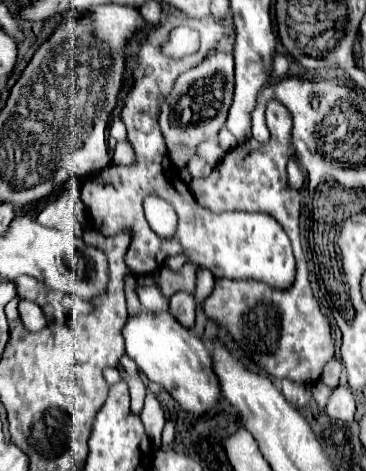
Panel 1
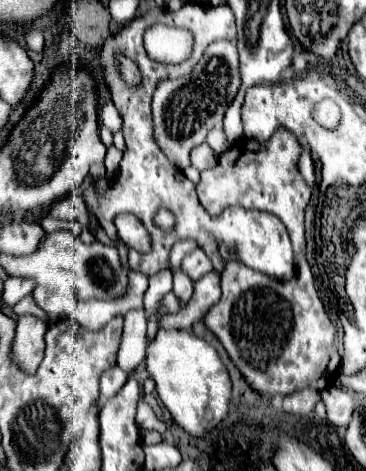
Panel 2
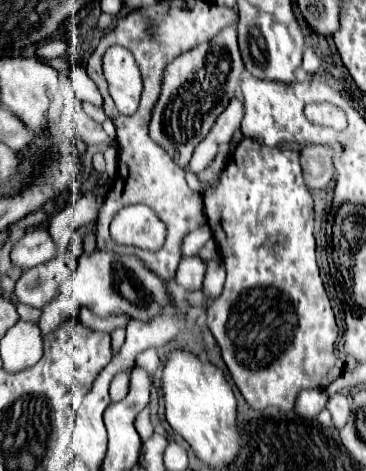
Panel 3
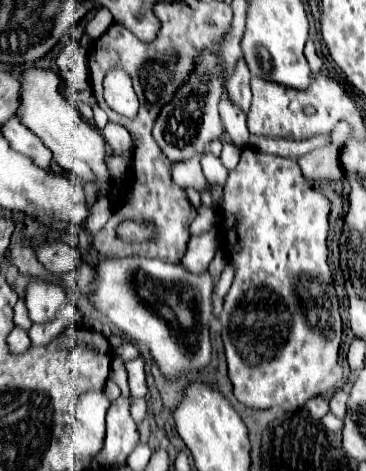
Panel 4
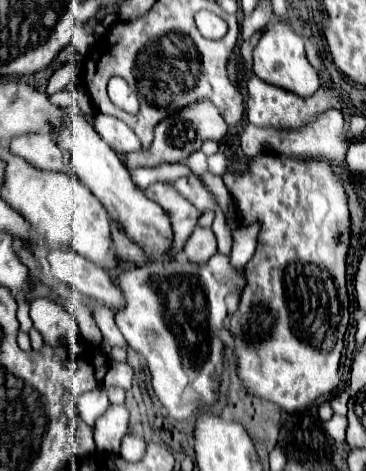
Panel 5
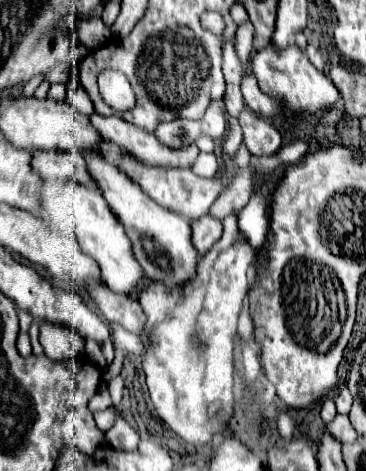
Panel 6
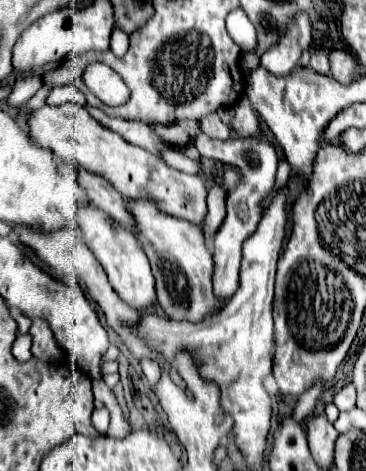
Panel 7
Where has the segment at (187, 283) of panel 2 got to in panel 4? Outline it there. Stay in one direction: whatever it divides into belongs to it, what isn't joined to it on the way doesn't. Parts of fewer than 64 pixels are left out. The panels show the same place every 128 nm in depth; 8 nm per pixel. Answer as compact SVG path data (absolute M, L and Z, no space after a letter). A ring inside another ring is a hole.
M212 228L210 232L206 232L202 236L190 238L188 250L182 258L184 268L188 268L188 272L192 272L192 274L206 272L218 246L220 246L220 234L216 228Z

